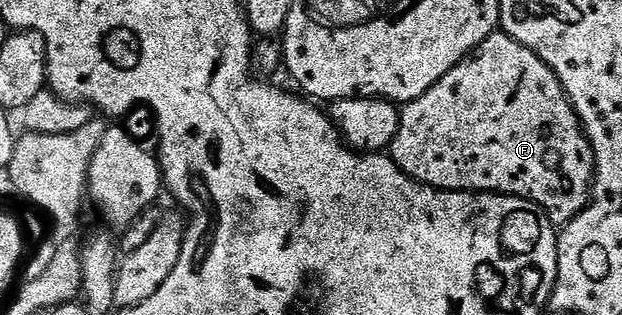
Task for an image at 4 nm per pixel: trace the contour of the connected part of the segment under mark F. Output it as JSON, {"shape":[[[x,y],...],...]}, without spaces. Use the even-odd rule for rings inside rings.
{"shape":[[[501,32],[490,34],[465,62],[452,68],[424,96],[401,107],[400,128],[388,153],[405,174],[418,182],[438,190],[511,194],[536,203],[558,228],[571,222],[590,203],[594,184],[594,153],[566,89],[540,56]]]}

